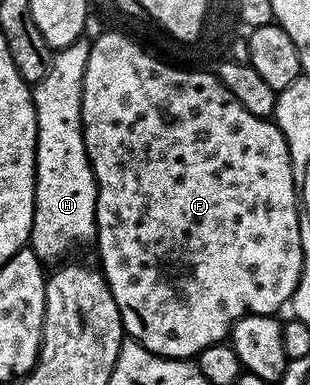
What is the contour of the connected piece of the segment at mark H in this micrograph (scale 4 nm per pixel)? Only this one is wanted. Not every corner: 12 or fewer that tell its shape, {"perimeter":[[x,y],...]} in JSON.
{"perimeter":[[91,41],[33,89],[29,248],[58,262],[94,242],[97,183],[83,138]]}

